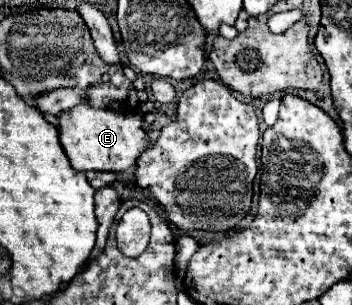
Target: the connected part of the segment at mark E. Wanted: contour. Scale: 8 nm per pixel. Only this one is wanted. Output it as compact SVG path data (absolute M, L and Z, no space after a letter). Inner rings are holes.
M80 104L68 112L58 114L58 134L64 152L72 168L80 172L108 170L124 172L136 164L138 156L148 148L148 134L142 130L142 118L136 114L120 114L112 110L98 110L88 104Z

